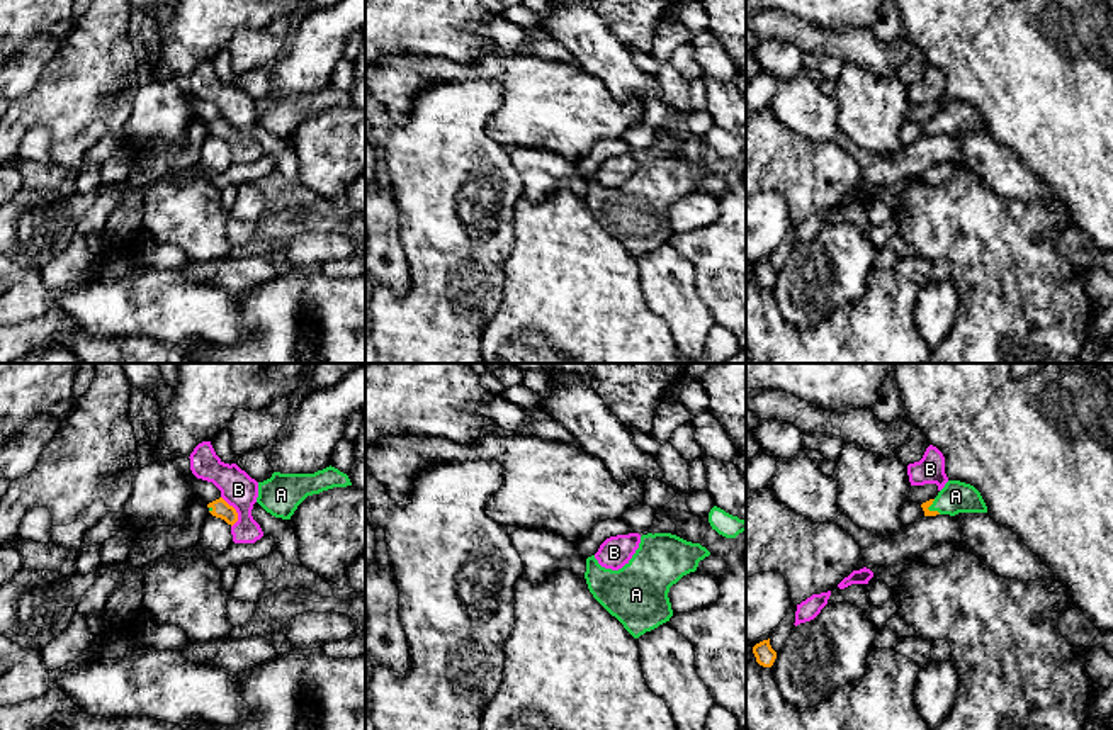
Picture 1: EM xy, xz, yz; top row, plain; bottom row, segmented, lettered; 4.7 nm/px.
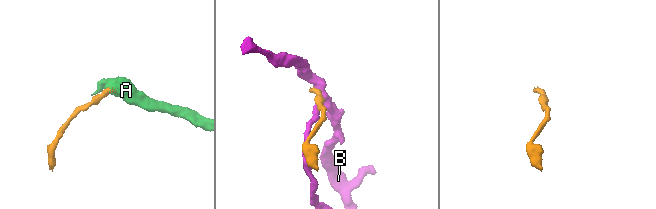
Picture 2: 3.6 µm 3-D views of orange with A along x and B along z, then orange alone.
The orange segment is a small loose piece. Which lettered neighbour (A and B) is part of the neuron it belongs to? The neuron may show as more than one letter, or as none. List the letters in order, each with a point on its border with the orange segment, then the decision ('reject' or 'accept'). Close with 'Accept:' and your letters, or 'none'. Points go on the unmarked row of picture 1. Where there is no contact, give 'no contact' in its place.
A: meets orange in yz at (928, 129); accept
B: meets orange in xy at (235, 131); reject
Accept: A

